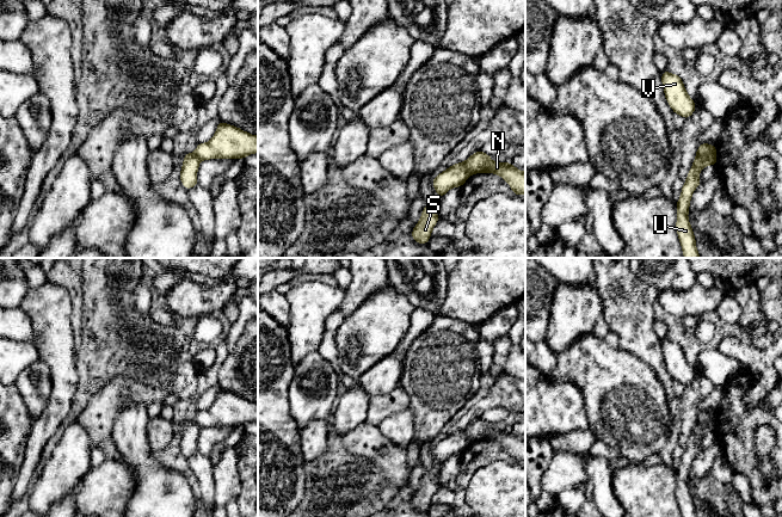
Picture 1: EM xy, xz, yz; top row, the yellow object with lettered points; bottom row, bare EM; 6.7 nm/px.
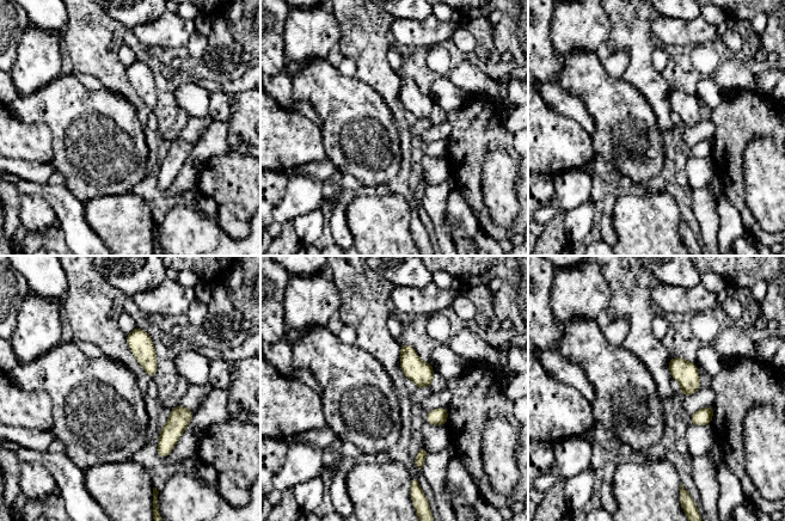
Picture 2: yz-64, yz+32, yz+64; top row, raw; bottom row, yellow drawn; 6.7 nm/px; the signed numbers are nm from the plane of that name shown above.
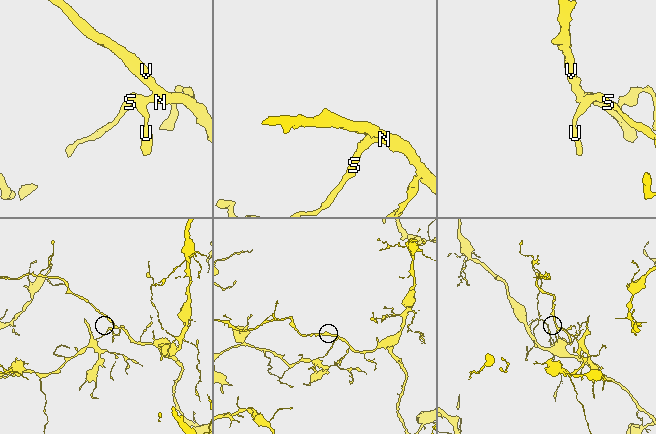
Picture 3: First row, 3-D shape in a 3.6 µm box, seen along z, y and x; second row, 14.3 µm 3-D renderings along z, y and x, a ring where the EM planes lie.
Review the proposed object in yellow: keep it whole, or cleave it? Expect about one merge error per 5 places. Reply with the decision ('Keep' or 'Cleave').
Cleave

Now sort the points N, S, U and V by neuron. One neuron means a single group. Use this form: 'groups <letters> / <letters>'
groups N V / S U

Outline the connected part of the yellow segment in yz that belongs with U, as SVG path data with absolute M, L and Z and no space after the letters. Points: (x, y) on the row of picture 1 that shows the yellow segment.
M715 144L712 147L712 150L707 155L695 158L692 166L689 170L689 174L686 176L686 180L682 187L681 197L676 203L676 230L684 258L701 258L696 248L696 239L692 228L688 219L688 213L690 210L689 204L695 189L702 184L700 180L700 171L708 165L716 166L716 159L718 155Z

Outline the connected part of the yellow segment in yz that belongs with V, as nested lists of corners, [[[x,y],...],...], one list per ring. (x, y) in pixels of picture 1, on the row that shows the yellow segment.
[[[664,70],[661,82],[666,101],[672,111],[688,119],[696,110],[696,103],[686,93],[681,76]]]

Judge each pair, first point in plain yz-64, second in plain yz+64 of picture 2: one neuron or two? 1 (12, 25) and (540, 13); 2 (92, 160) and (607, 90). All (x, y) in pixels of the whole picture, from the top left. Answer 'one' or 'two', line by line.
1: one
2: one

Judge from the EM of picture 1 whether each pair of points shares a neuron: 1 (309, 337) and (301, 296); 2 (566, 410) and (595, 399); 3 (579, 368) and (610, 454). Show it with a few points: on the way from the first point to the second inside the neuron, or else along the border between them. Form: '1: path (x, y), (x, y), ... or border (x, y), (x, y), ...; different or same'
1: path (307, 327), (307, 306); same
2: border (566, 382), (573, 383), (583, 397), (590, 428); different
3: border (597, 441), (614, 447), (622, 457); different

